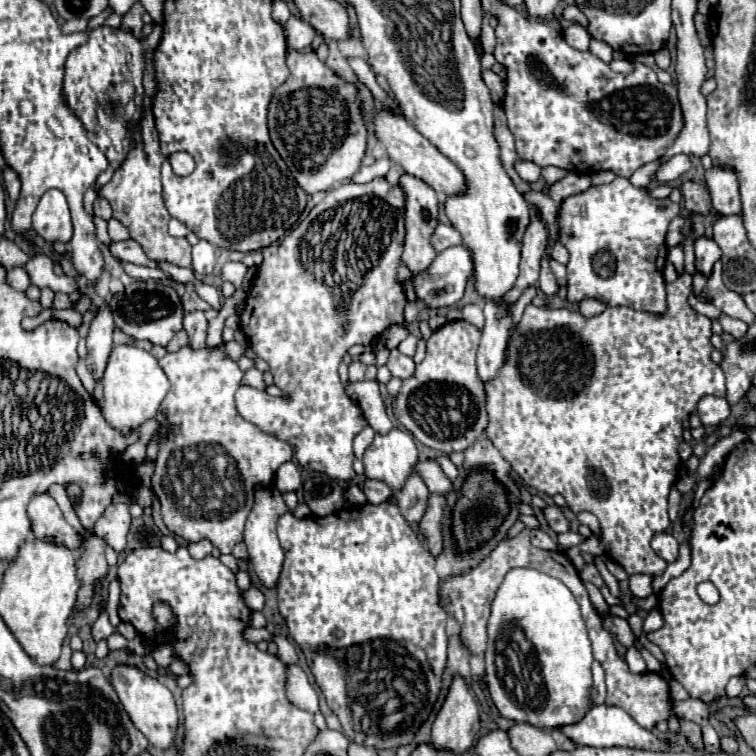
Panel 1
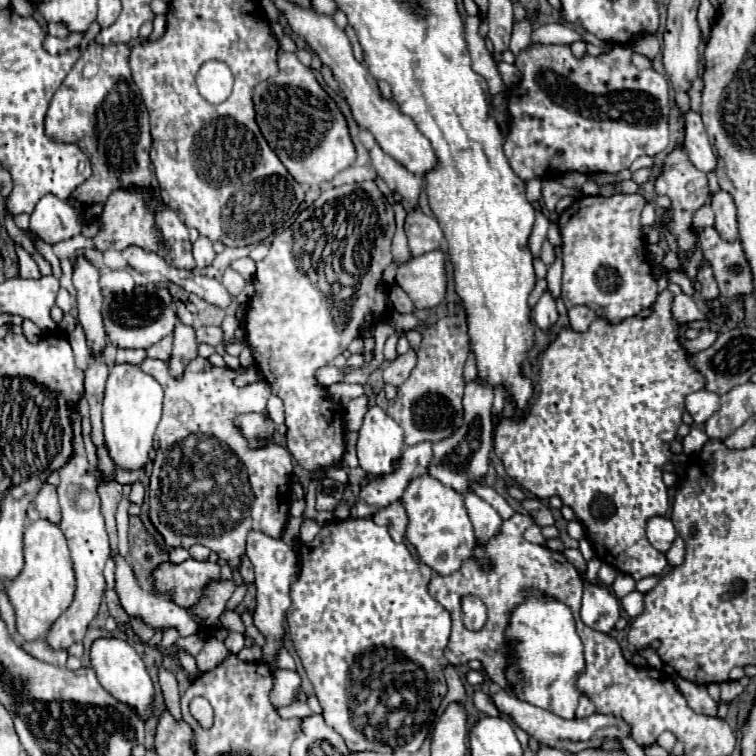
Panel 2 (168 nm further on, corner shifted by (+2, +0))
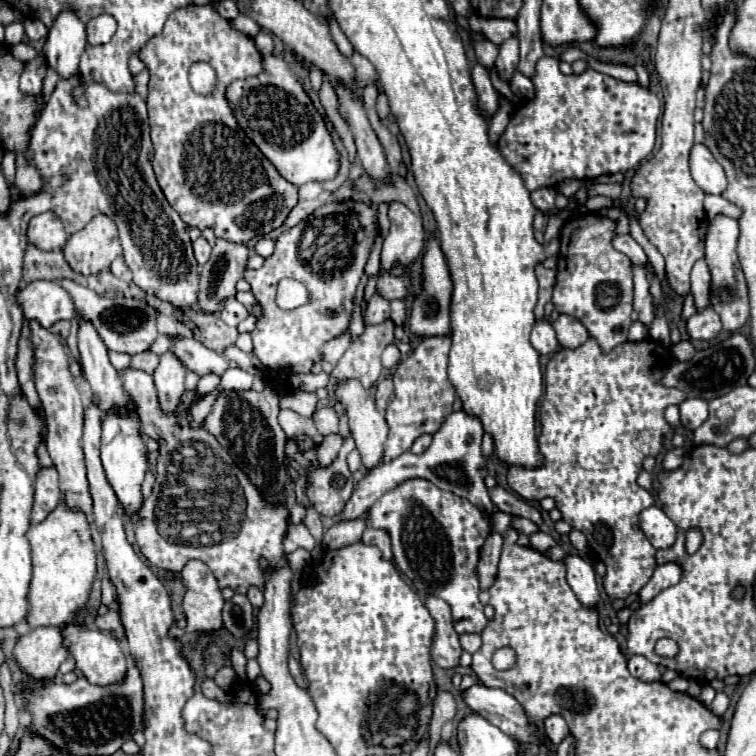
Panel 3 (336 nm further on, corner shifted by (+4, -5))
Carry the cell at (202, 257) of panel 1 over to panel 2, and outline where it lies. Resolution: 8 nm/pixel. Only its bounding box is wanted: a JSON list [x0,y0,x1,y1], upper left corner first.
[194,237,216,269]

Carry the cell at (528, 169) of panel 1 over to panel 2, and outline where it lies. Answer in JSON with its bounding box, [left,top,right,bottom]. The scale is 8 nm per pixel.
[526,179,540,203]

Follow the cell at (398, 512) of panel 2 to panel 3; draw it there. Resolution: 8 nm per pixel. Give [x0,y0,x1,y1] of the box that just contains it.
[362,528,392,560]

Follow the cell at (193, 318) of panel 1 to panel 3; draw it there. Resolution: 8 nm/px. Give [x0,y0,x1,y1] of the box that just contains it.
[154,352,186,412]

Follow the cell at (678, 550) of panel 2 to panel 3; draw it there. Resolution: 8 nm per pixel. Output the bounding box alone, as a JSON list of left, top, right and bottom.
[638,562,682,602]

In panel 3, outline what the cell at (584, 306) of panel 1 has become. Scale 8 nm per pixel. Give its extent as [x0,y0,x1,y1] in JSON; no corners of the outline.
[554,314,590,348]

